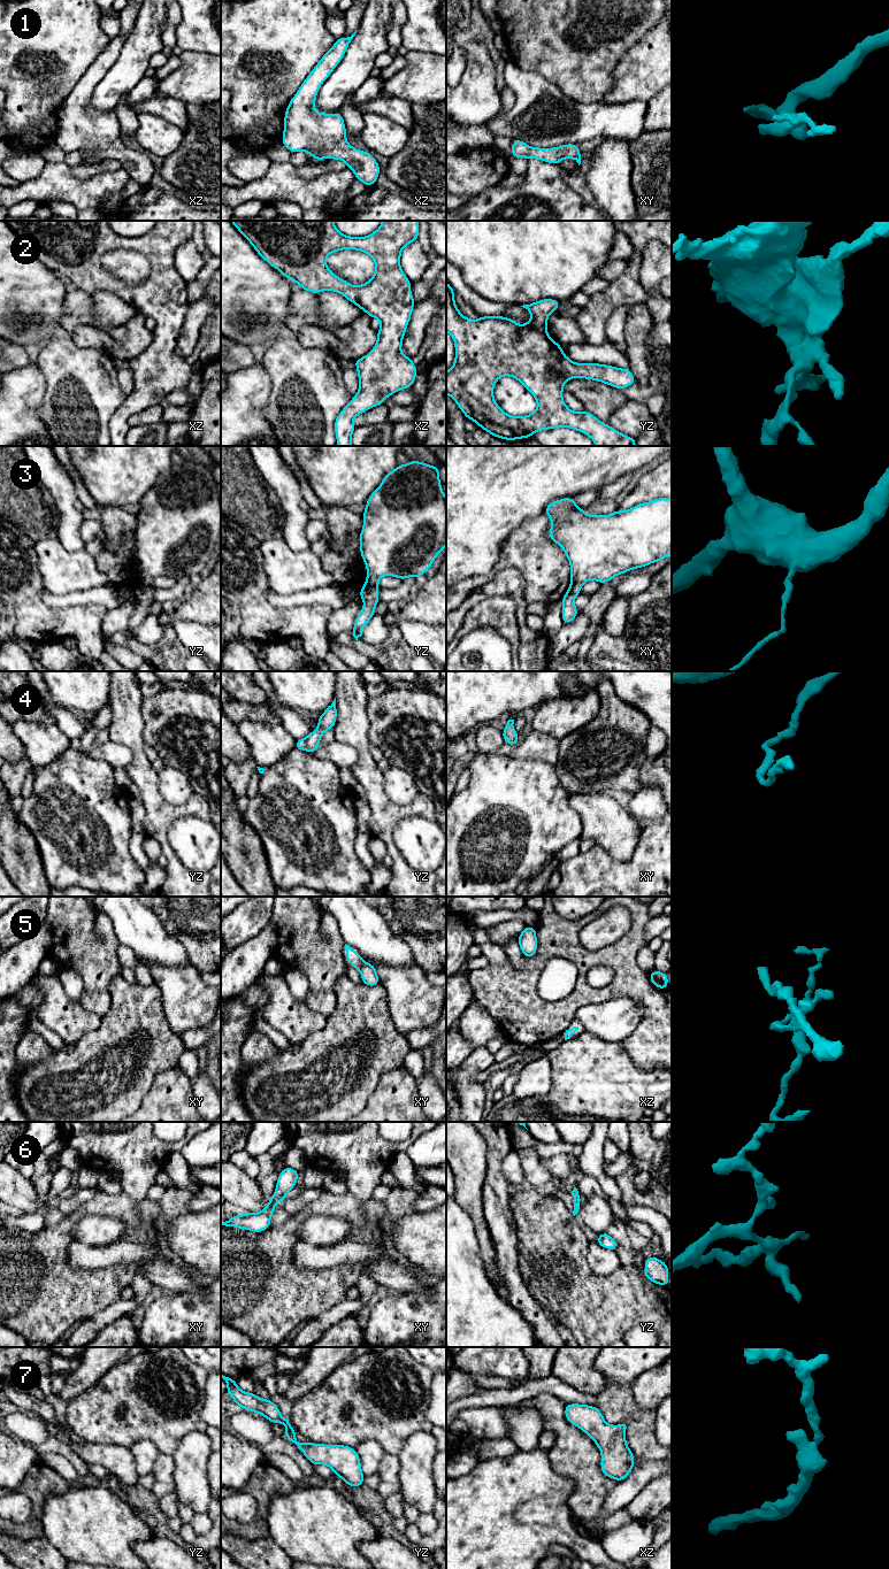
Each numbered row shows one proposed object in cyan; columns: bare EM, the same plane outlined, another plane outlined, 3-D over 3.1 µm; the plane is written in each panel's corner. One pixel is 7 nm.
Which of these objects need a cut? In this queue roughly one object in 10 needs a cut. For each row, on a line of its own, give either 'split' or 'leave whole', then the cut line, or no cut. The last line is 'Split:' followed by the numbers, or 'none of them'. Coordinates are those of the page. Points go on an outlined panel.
1: leave whole; cut none
2: leave whole; cut none
3: leave whole; cut none
4: leave whole; cut none
5: leave whole; cut none
6: leave whole; cut none
7: leave whole; cut none
Split: none of them

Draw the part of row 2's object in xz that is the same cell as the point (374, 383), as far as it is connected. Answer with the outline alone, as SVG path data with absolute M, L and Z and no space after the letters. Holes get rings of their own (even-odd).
M230 221L237 230L250 241L256 253L277 269L285 278L297 283L302 290L319 294L329 290L342 294L373 318L378 318L381 328L377 331L377 341L373 349L361 359L355 359L359 377L359 390L351 401L342 409L335 420L337 446L353 446L352 433L355 430L353 418L378 405L384 405L384 399L393 393L412 387L417 376L416 366L401 353L403 339L414 308L411 292L412 282L406 277L400 267L401 251L408 244L419 240L419 221L382 221L381 226L366 237L350 237L336 228L334 221ZM342 249L355 249L370 255L375 262L375 274L371 279L362 285L353 286L343 278L337 277L328 267L327 257Z

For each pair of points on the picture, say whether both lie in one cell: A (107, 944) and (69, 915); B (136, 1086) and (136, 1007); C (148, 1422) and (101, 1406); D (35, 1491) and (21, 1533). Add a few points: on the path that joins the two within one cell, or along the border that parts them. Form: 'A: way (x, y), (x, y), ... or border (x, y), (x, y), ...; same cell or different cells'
A: way (98, 944), (78, 924); same cell
B: way (136, 1067), (136, 1027); same cell
C: way (137, 1422), (117, 1422), (113, 1417); same cell
D: way (37, 1501), (37, 1514), (31, 1523); same cell

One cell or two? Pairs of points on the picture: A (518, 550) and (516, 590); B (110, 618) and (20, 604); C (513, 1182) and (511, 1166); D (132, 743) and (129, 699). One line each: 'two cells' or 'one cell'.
A: two cells
B: two cells
C: one cell
D: one cell

